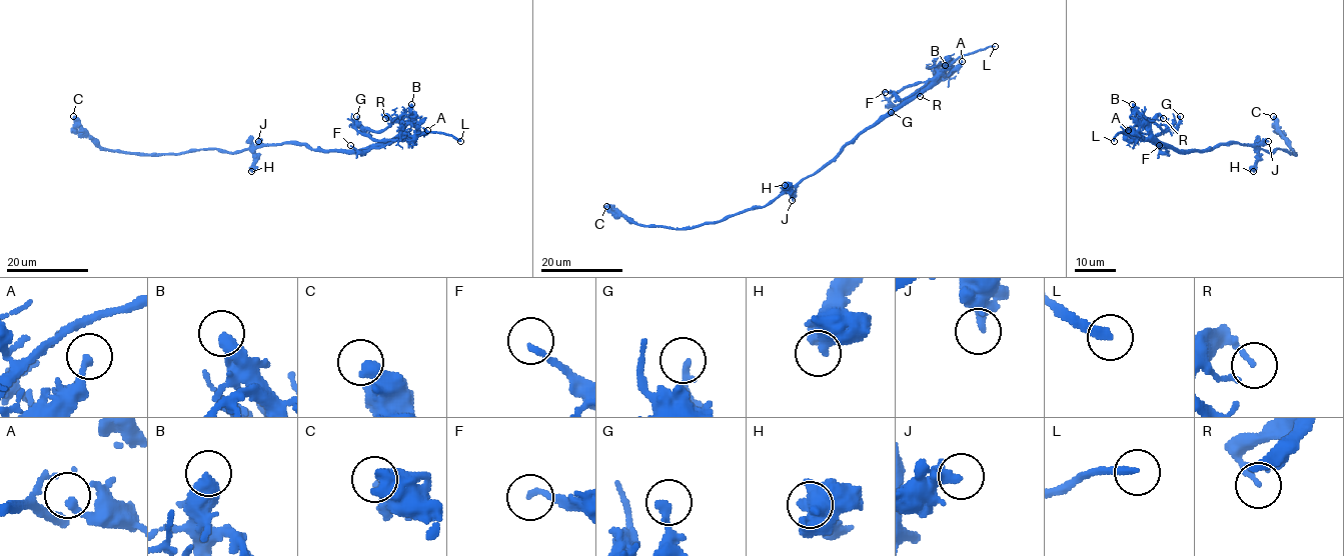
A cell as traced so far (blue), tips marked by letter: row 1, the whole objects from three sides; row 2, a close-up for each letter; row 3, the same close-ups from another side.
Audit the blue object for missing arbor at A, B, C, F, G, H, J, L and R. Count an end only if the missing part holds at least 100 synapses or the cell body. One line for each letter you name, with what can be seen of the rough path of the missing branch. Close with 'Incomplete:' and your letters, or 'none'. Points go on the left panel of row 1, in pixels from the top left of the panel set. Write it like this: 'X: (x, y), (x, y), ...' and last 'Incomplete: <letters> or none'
Incomplete: L

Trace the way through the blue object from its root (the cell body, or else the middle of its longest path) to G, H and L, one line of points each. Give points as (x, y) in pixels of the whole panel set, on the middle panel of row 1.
G: (809, 177), (853, 139), (935, 83), (929, 83), (919, 94), (908, 97), (891, 112)
H: (809, 177), (789, 189), (785, 185)
L: (809, 177), (929, 80), (937, 78), (959, 58), (995, 46)

